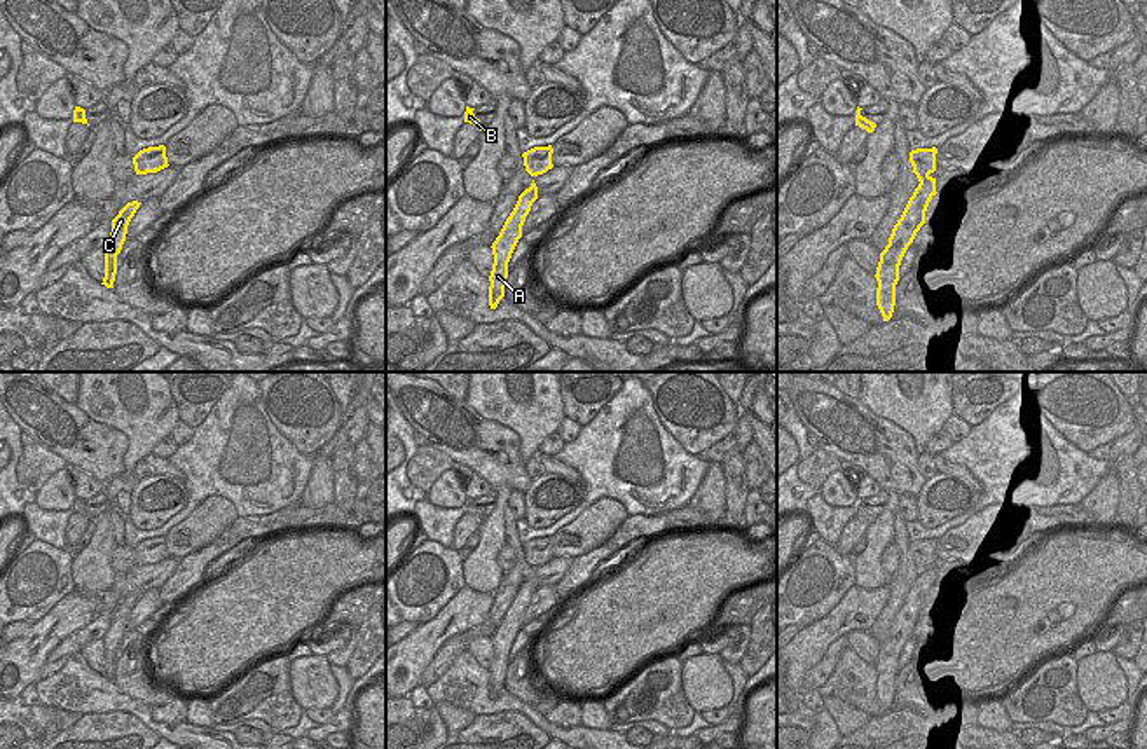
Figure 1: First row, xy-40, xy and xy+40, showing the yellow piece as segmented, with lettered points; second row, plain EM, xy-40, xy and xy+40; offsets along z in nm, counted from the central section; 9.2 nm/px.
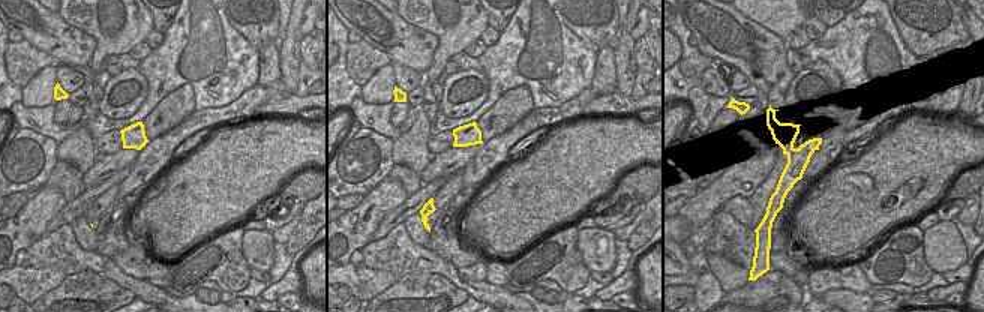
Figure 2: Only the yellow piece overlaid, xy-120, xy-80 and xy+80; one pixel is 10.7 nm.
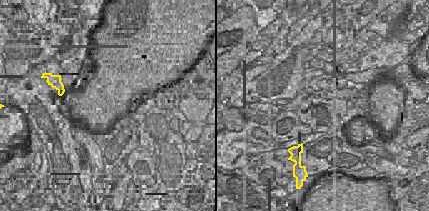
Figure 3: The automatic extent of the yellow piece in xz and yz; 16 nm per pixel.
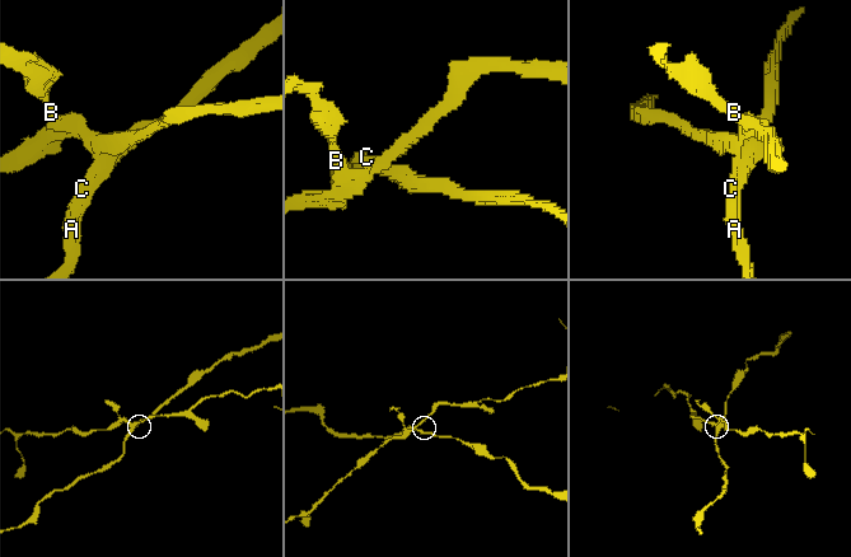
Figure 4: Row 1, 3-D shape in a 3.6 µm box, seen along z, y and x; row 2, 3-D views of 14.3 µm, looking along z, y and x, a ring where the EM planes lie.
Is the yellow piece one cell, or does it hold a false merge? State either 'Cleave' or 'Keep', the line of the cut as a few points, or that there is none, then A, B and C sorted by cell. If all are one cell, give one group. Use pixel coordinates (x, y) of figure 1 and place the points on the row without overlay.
Cleave. Split along xy+40 (927, 566), (920, 573). Groups: A C / B

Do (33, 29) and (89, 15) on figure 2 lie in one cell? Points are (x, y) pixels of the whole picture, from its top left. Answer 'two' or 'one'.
two

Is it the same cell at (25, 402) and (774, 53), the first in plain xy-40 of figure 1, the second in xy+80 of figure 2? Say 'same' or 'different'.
same

